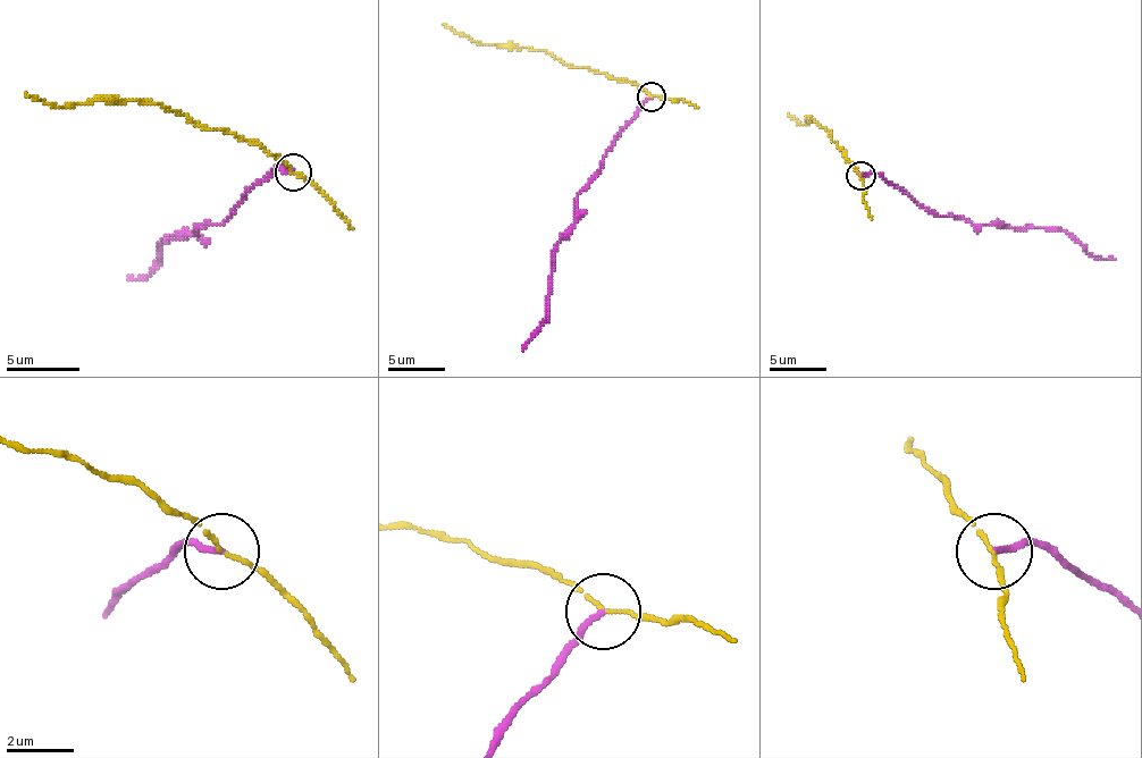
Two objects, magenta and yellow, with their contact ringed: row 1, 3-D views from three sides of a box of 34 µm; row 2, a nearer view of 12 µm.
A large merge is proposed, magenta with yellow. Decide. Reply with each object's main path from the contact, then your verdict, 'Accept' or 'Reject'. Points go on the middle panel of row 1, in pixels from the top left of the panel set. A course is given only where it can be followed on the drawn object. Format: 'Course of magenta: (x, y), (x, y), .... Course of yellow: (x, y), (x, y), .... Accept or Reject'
Course of magenta: (652, 95), (603, 156), (595, 176), (577, 196), (574, 228), (554, 253), (548, 317), (522, 351). Course of yellow: (652, 95), (623, 78), (574, 67), (548, 52), (471, 41), (443, 24). Reject

